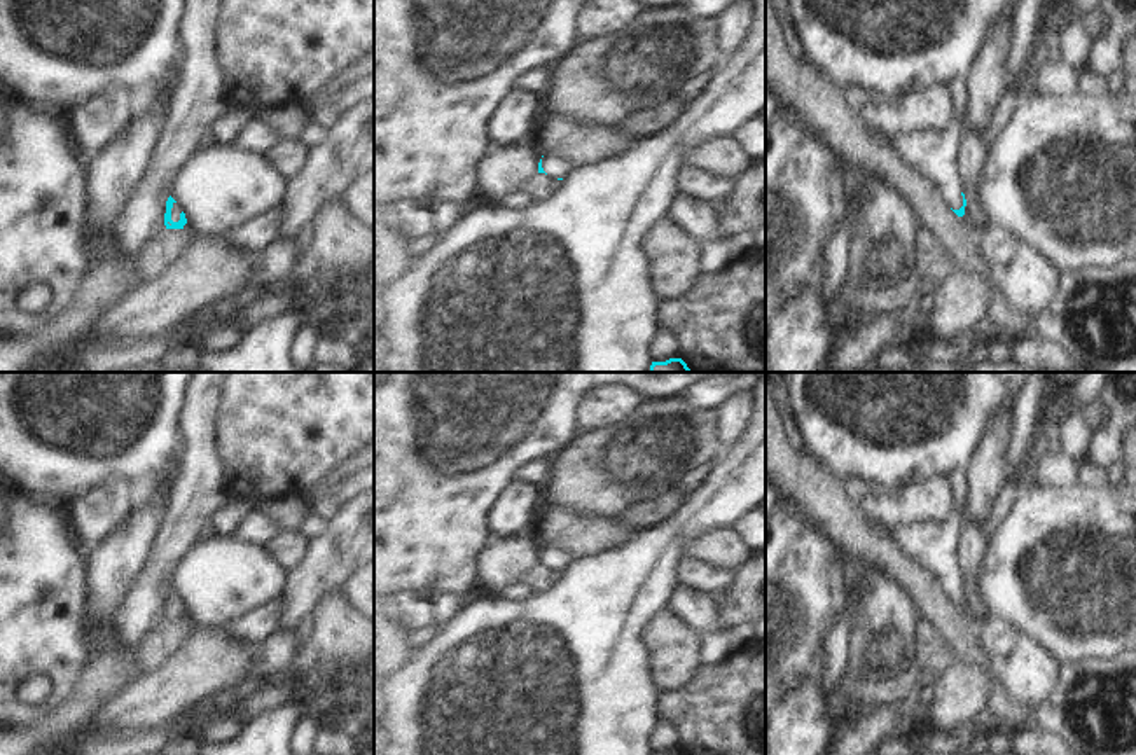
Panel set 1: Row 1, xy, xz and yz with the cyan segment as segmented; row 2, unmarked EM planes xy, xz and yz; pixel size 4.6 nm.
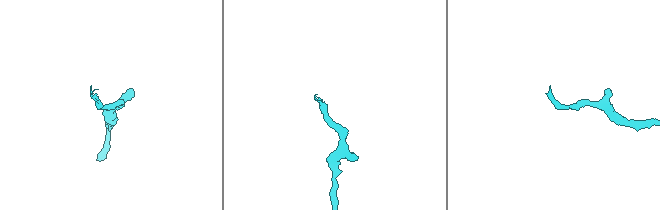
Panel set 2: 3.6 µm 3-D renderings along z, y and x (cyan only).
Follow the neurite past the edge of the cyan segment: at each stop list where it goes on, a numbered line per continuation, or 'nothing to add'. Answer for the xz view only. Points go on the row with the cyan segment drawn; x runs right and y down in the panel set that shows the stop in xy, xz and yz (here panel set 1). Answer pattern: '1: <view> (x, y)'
1: xz (556, 166)

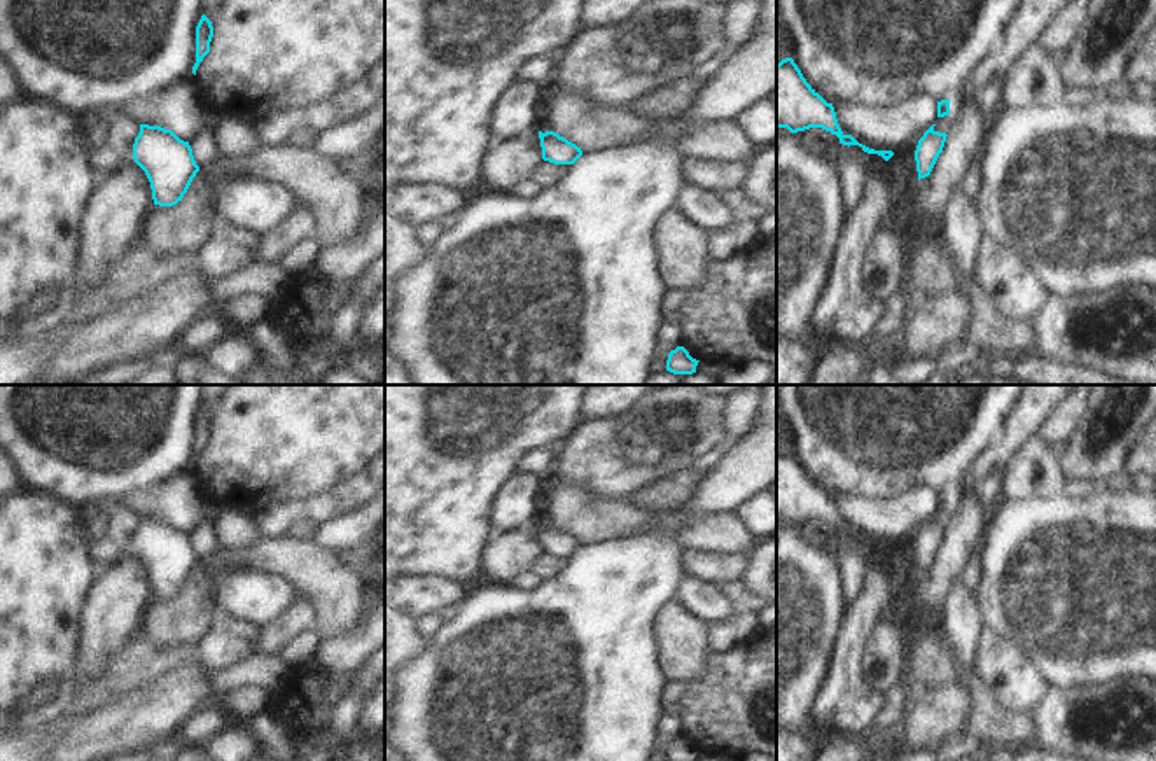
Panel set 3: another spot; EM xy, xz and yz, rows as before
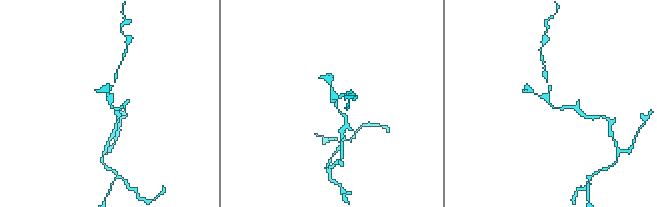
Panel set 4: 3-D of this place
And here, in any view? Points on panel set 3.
nothing to add

